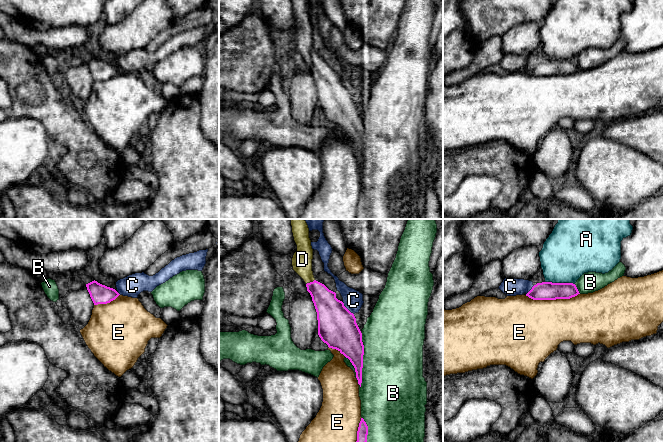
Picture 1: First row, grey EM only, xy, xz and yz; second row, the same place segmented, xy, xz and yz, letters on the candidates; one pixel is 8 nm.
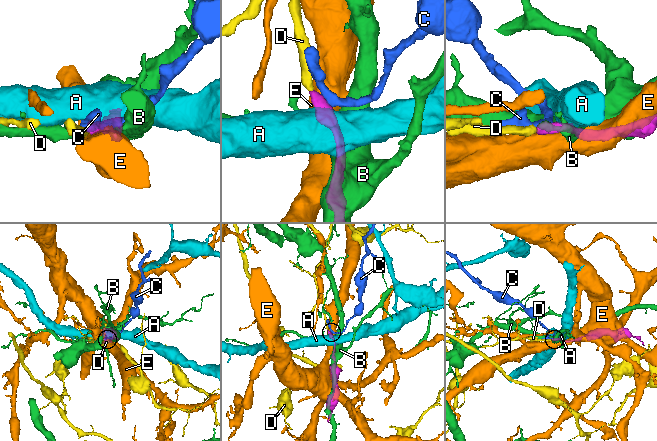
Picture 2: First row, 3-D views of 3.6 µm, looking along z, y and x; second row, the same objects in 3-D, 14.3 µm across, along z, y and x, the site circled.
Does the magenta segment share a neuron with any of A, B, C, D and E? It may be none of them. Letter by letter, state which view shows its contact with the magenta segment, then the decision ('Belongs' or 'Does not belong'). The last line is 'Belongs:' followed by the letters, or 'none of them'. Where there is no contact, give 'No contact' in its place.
A: Touches magenta in yz. Does not belong
B: Touches magenta in xz. Does not belong
C: Touches magenta in xz. Does not belong
D: Touches magenta in xz. Belongs
E: Touches magenta in yz. Does not belong
Belongs: D

